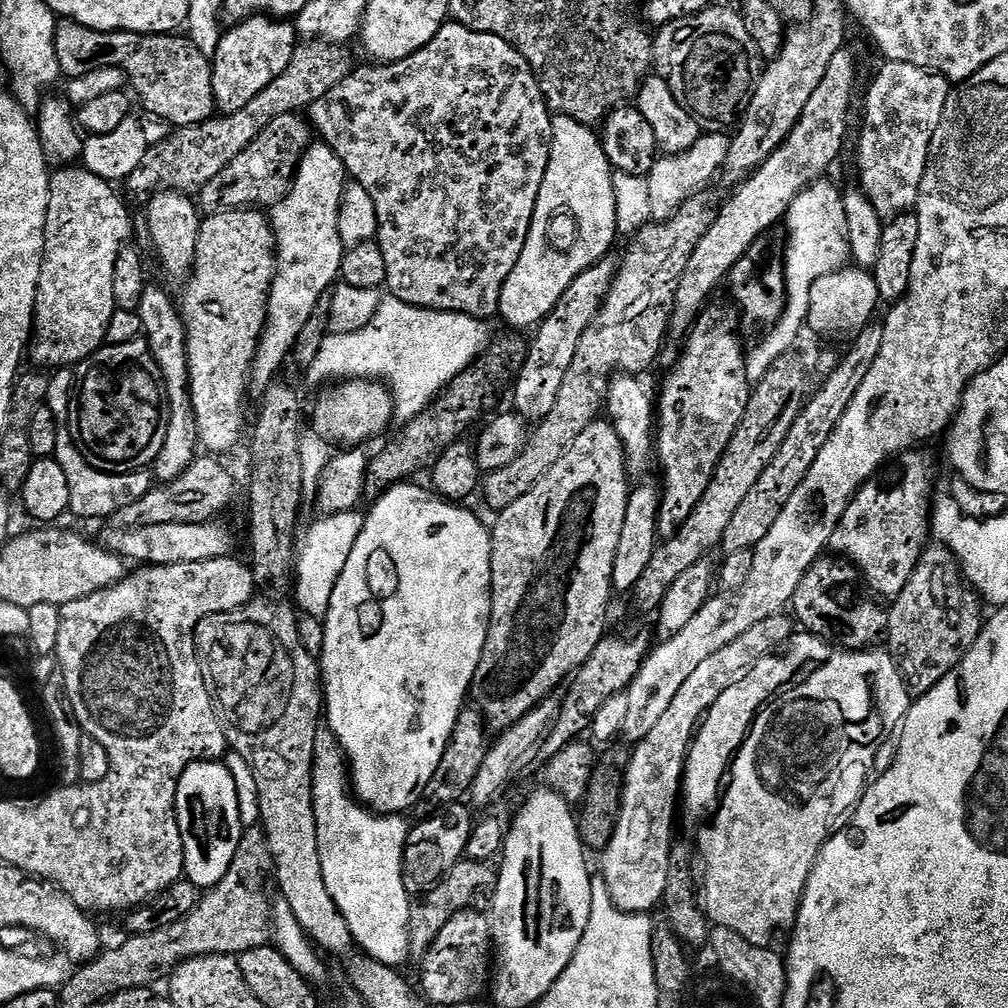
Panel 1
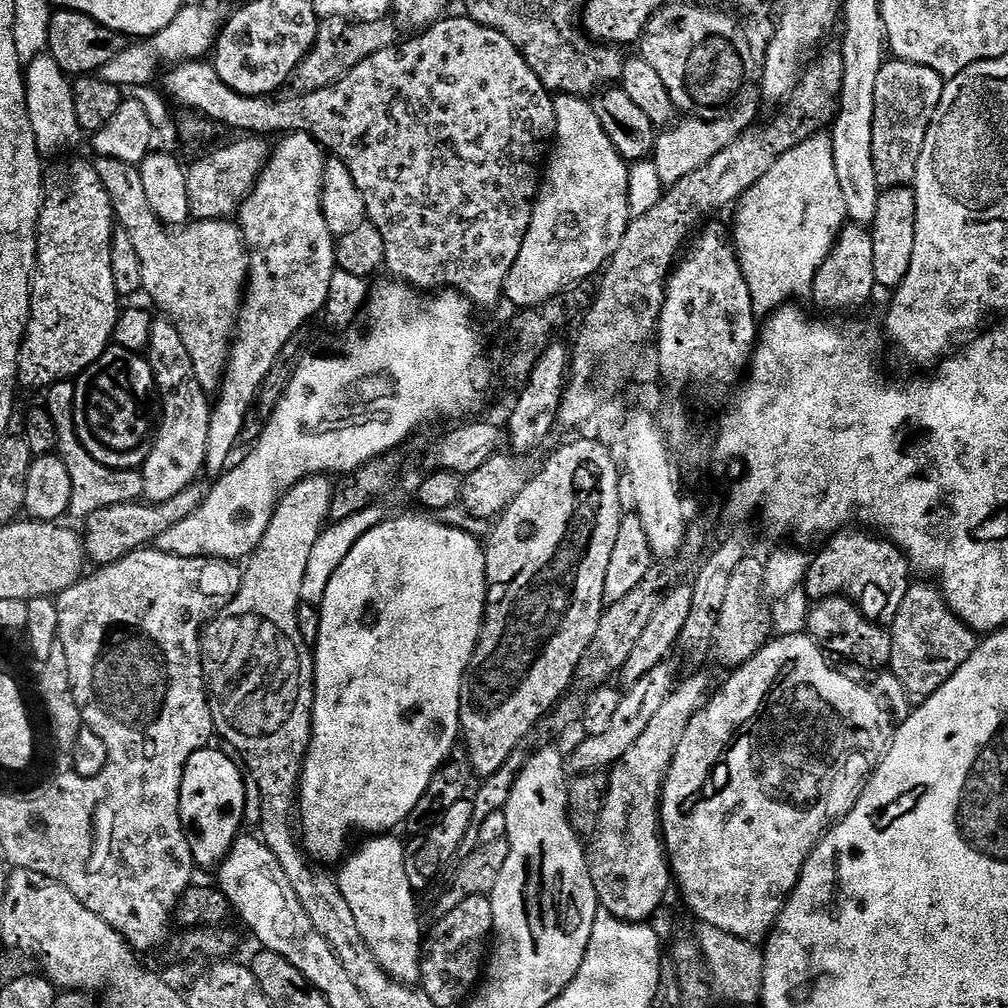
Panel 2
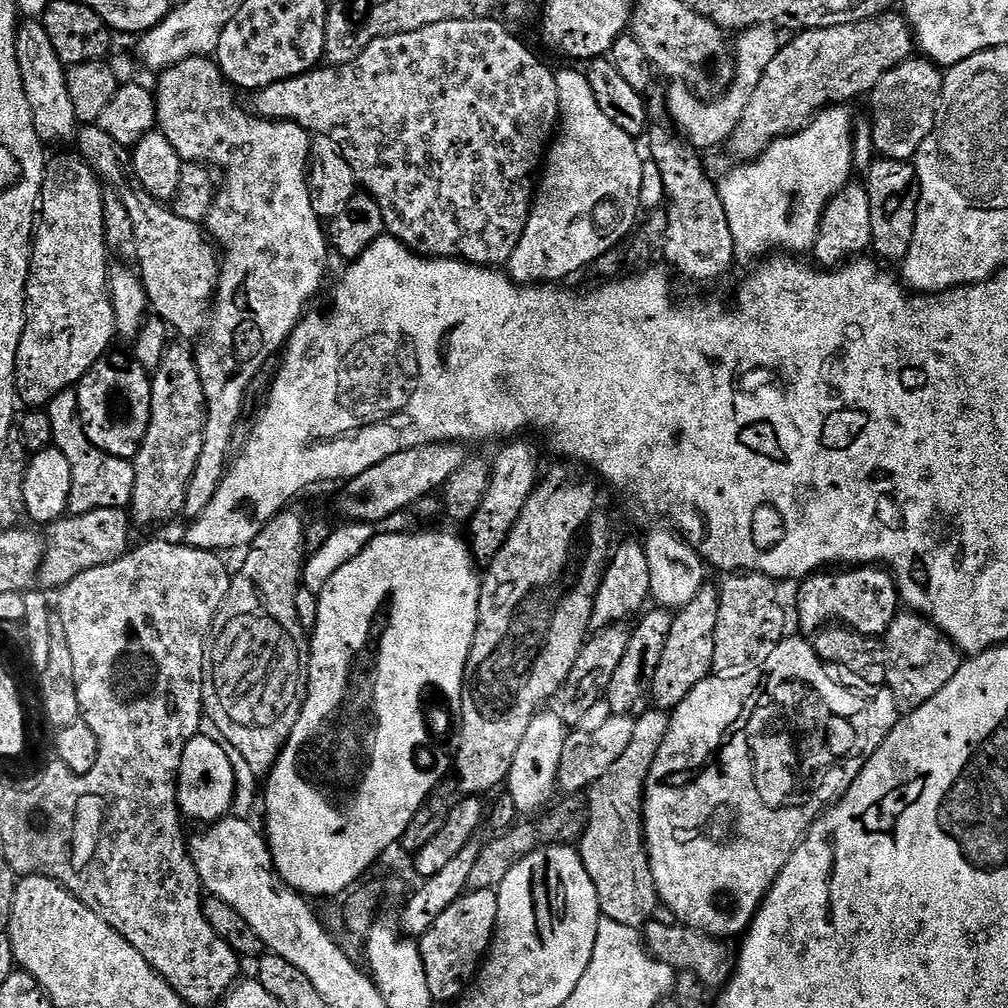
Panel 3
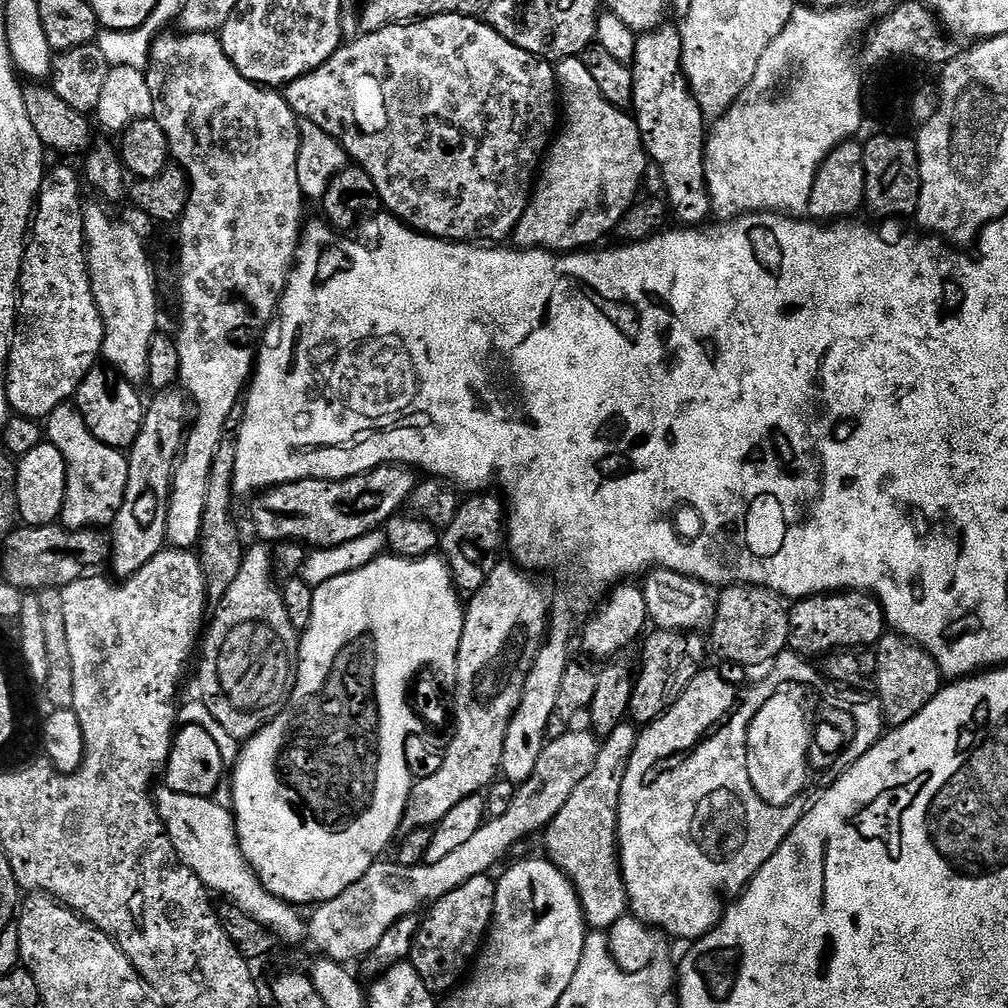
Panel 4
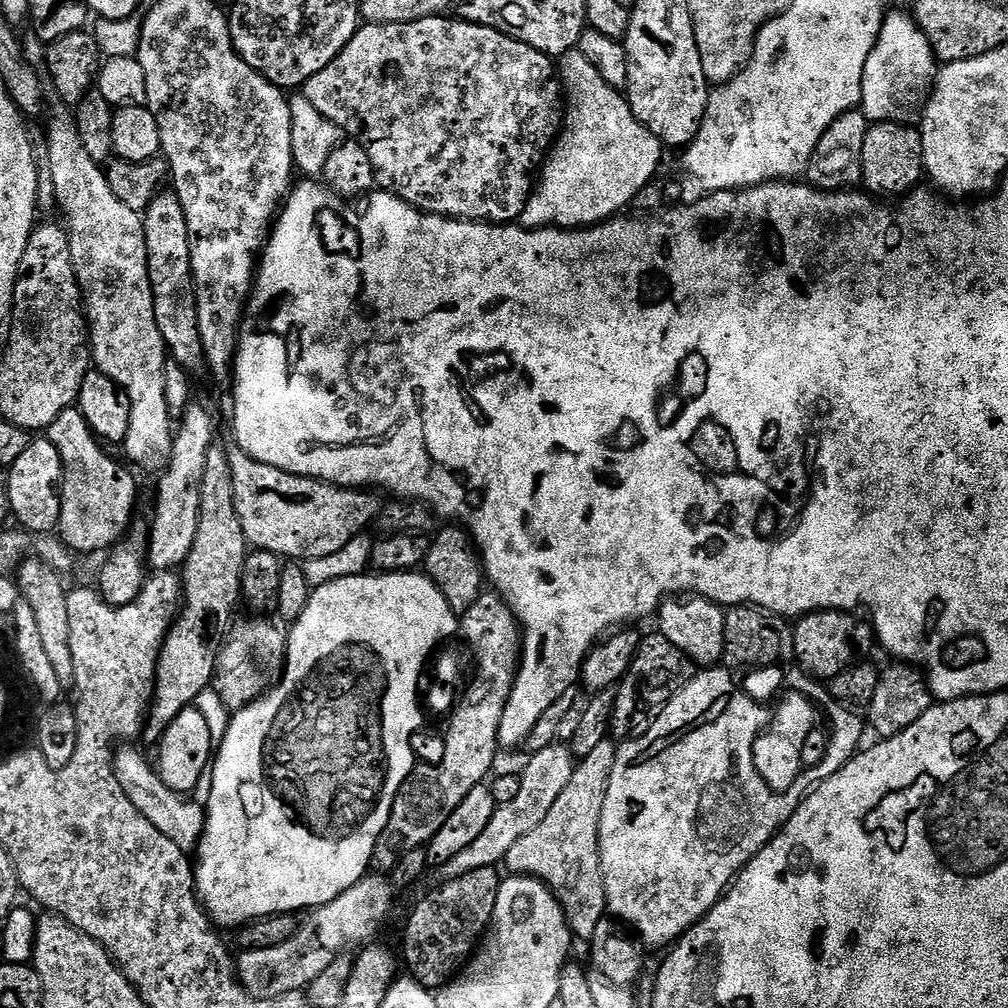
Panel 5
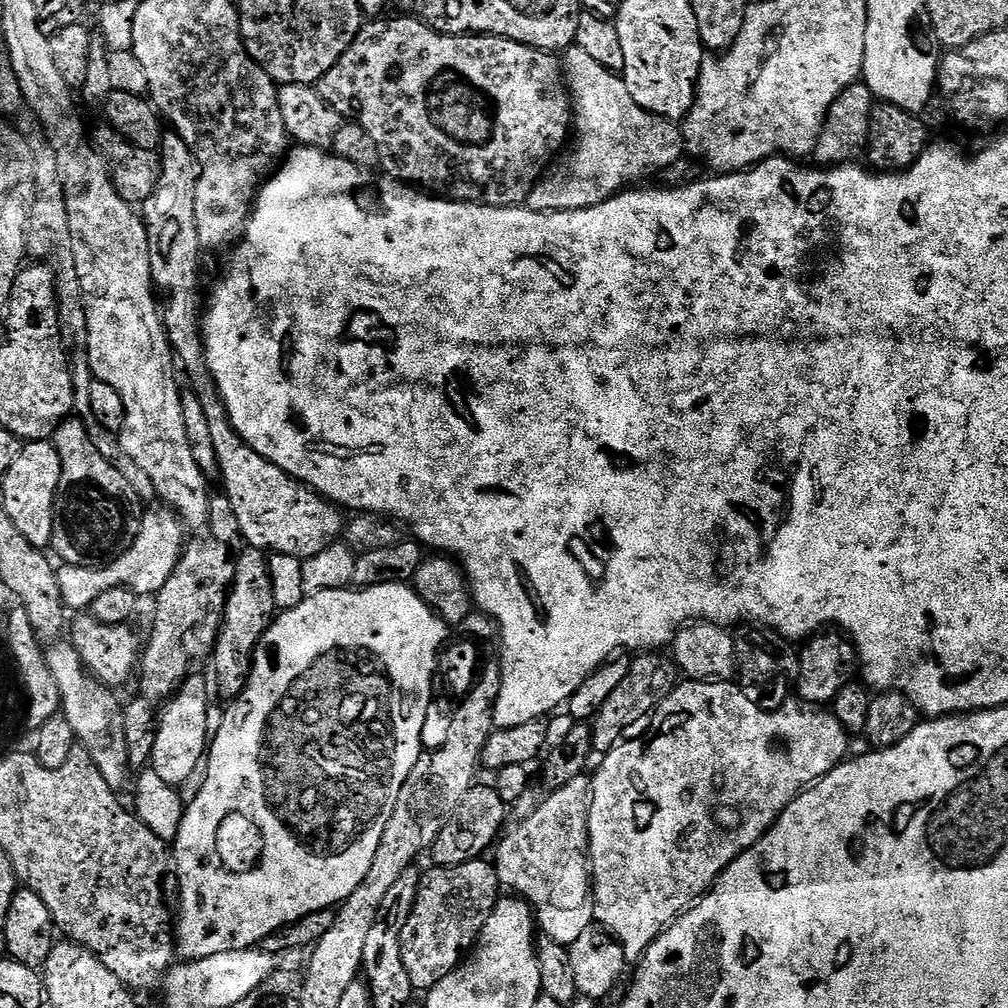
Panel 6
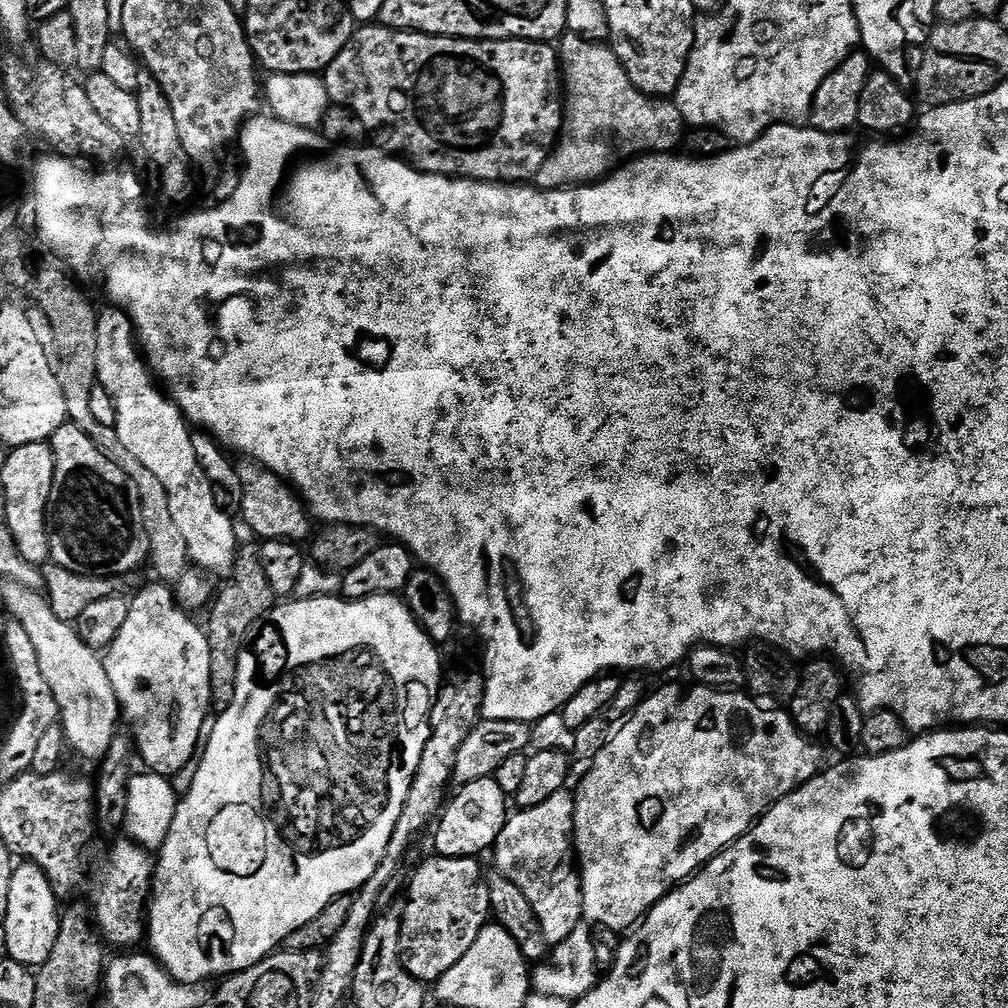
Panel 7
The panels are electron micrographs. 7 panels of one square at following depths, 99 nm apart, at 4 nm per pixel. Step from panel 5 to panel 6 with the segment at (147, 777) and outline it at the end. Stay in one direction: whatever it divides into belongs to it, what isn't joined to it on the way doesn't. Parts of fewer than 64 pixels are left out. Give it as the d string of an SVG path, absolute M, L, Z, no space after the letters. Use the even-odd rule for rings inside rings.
M53 643L47 649L48 666L54 682L58 684L60 707L62 714L74 726L74 734L81 747L87 750L90 758L94 758L94 766L98 766L98 774L106 778L106 782L117 794L130 784L130 769L126 754L126 726L124 725L125 705L115 696L109 685L100 683L86 671L80 656L71 643Z

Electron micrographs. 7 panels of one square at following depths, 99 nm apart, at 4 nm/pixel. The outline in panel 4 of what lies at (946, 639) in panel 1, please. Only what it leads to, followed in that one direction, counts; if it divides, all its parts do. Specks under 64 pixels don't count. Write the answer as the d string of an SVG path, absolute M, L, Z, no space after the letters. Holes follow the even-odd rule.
M886 634L875 646L878 703L884 712L884 723L889 729L900 728L914 718L940 693L942 677L938 662L914 640L899 634Z

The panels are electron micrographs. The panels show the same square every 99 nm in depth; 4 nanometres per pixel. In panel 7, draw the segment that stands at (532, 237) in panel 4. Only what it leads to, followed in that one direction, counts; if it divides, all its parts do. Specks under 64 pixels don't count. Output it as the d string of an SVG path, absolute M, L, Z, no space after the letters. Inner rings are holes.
M568 34L559 41L558 55L562 69L562 91L566 97L564 102L564 126L560 129L560 138L556 141L555 148L546 158L546 162L542 162L542 170L538 170L534 181L535 187L575 188L581 184L594 184L597 180L603 180L604 177L612 175L621 164L635 157L645 154L668 154L681 147L682 141L686 136L686 125L676 103L668 98L657 98L655 96L648 96L644 92L639 92L634 86L634 82L630 82L628 72L622 66L622 62L616 57L616 53L612 51L607 43L584 40L581 36Z

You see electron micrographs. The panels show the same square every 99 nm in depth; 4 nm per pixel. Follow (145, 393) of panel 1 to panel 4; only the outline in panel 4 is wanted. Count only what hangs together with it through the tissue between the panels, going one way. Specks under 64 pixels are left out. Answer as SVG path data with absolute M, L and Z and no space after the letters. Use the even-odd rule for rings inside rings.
M108 366L91 368L86 378L76 391L74 403L79 408L82 418L86 418L86 426L98 442L106 442L106 446L121 450L131 449L138 438L138 430L142 430L145 397L140 397L141 389L131 384L125 376Z

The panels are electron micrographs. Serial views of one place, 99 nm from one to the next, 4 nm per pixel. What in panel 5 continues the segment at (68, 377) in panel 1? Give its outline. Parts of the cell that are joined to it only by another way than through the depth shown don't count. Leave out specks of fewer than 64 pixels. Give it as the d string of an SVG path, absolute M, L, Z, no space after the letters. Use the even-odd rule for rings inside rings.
M73 406L62 410L46 430L46 439L62 458L60 479L60 523L58 535L70 551L107 553L125 539L136 508L136 480L111 456L92 432L92 427Z

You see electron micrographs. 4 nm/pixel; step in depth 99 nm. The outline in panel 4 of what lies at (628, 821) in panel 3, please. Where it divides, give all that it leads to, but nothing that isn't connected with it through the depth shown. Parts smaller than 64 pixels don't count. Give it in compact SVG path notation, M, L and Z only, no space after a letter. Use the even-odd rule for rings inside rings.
M625 722L609 736L603 737L594 770L578 782L574 794L558 810L558 814L542 833L547 859L561 868L580 899L584 922L592 930L607 930L623 916L629 915L628 891L620 869L620 842L618 839L618 809L622 794L622 778L636 745L638 728Z

